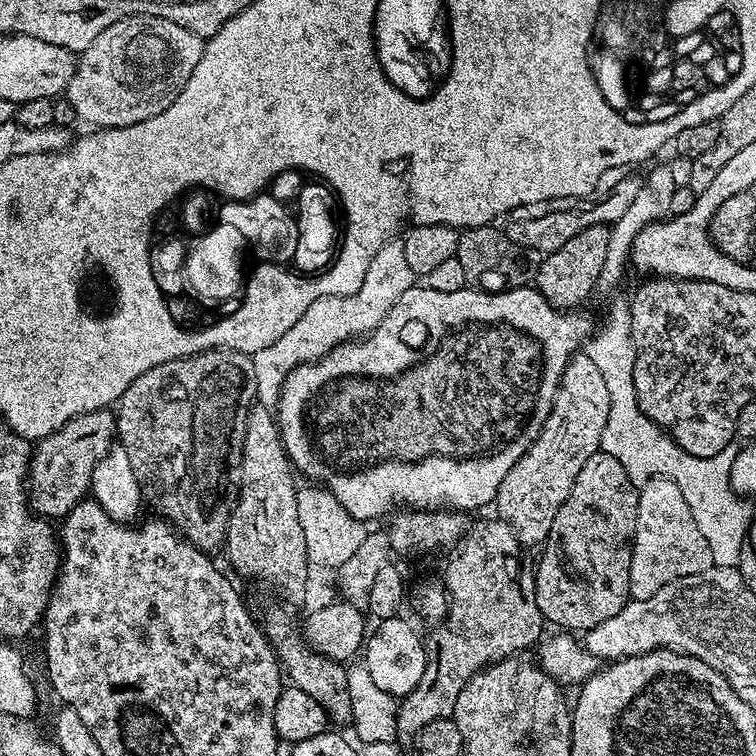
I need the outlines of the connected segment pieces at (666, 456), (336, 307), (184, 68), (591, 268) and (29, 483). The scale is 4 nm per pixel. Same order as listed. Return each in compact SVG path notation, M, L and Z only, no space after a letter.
M627 299L616 300L609 306L604 321L601 324L599 321L594 334L589 335L586 351L590 362L598 366L602 379L606 381L606 391L610 394L610 414L600 439L603 452L610 454L610 458L618 458L618 462L622 462L622 470L630 474L632 483L637 486L653 478L674 481L678 490L682 490L682 498L686 498L690 506L690 514L694 514L694 522L698 522L698 530L702 530L702 535L710 545L713 565L717 568L739 568L742 538L746 538L746 530L754 519L754 512L748 505L751 503L732 489L730 470L737 449L729 446L714 454L714 458L686 454L686 450L672 441L663 428L642 414L634 390L636 355Z
M403 239L389 240L382 250L378 250L374 262L370 262L370 270L366 270L366 278L354 294L323 296L318 298L318 302L310 302L310 306L306 306L306 314L302 314L302 318L298 318L298 322L294 322L294 326L290 326L290 330L274 342L274 346L251 353L256 379L255 395L260 396L259 403L269 410L275 409L284 380L299 364L321 360L331 348L367 336L382 322L382 318L386 318L386 314L390 314L394 302L398 302L398 298L402 298L402 294L406 294L406 290L410 290L417 280L416 272L410 270L406 262Z
M124 16L114 26L106 26L85 52L79 53L66 96L81 121L93 129L121 128L140 124L154 114L162 114L182 86L190 82L194 66L204 53L205 37L157 16Z
M607 224L586 226L586 230L574 234L570 242L558 246L558 250L547 253L539 261L534 287L546 298L546 302L561 310L576 310L592 291L597 291L602 266L606 263L606 246L610 246L608 230Z
M99 408L81 416L70 418L58 430L54 430L35 445L28 465L26 487L30 493L30 507L41 518L63 518L80 500L89 495L91 478L99 460L107 454L116 436L116 417L108 408Z

